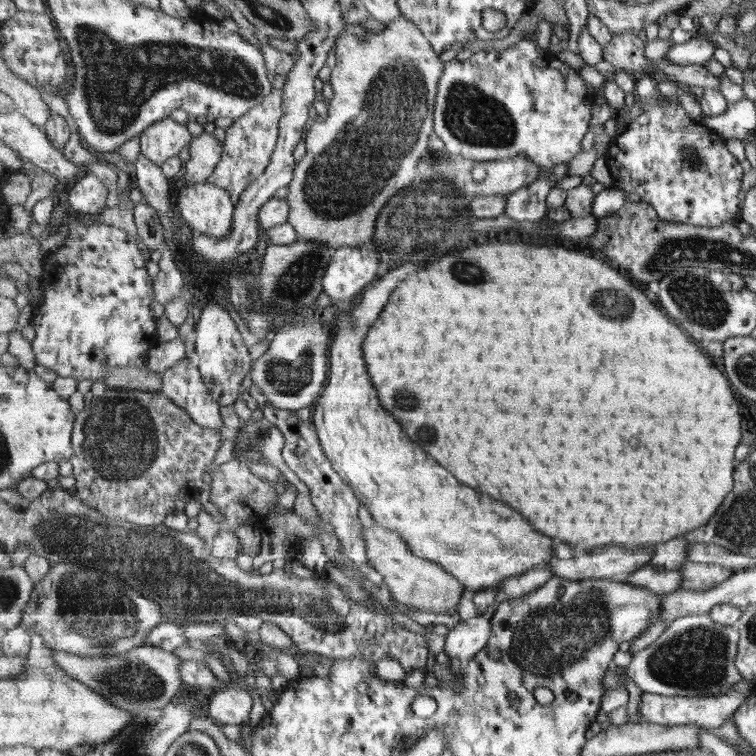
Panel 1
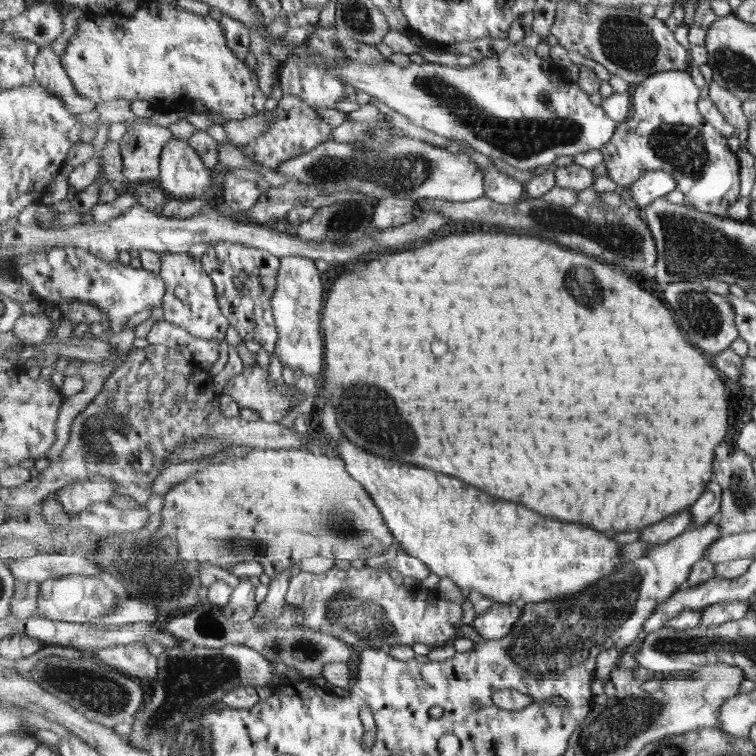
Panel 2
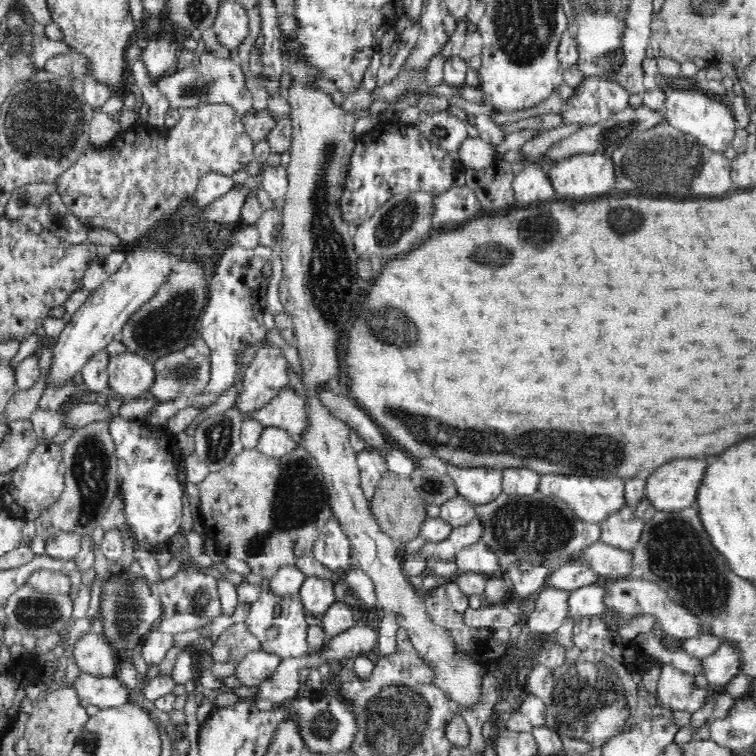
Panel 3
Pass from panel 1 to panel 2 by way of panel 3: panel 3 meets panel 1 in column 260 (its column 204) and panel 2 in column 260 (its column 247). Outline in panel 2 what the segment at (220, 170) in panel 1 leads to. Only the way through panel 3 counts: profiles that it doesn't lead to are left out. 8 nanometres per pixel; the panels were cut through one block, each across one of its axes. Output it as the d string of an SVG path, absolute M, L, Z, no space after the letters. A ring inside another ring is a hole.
M284 93L281 100L276 103L271 127L263 135L259 135L254 142L241 147L247 158L251 158L253 162L272 171L276 171L281 162L287 162L295 156L307 154L321 143L333 140L331 135L333 126L323 122L321 116L317 114L317 110L309 106L309 103L303 98L293 95L293 93Z

